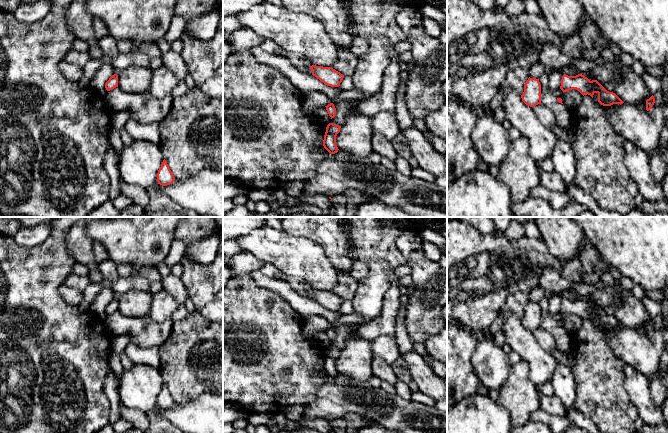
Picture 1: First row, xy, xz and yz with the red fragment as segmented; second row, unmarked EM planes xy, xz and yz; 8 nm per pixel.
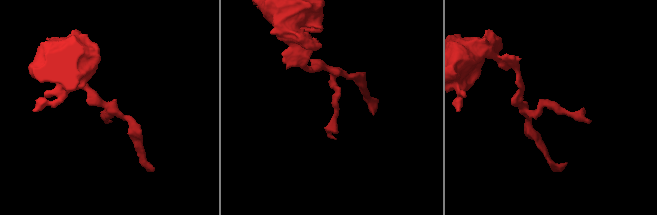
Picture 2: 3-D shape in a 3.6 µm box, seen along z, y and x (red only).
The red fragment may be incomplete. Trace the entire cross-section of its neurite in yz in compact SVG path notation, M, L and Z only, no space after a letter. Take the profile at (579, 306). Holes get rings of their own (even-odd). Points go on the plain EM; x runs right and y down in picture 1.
M582 298L576 300L563 299L560 313L563 316L576 313L583 320L588 318L592 322L597 317L598 326L603 330L611 330L613 328L621 329L624 327L615 317L607 315L597 304L590 305Z

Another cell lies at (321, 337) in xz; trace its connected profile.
M320 330L318 331L314 336L313 339L320 343L323 347L329 348L331 347L331 341L329 340L326 331L325 330Z

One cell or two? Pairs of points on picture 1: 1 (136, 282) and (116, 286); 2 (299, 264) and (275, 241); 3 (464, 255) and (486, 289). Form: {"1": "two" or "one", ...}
{"1": "one", "2": "one", "3": "one"}

